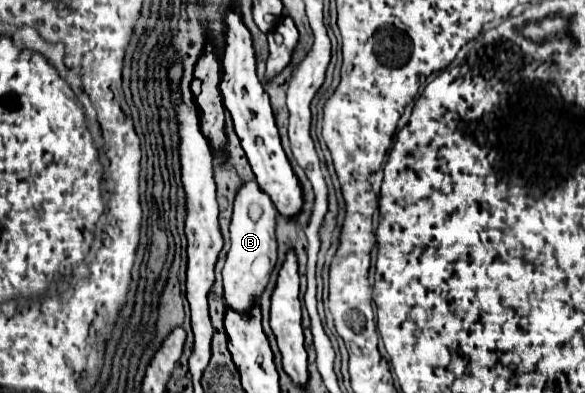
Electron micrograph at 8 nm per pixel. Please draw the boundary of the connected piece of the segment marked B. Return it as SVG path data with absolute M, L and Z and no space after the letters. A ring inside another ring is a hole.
M256 179L244 181L234 197L234 207L232 207L232 221L230 221L230 249L226 251L226 263L222 269L222 279L224 279L224 299L232 309L238 309L240 313L246 313L254 301L260 299L270 273L276 265L276 237L274 237L274 227L276 227L276 207L272 199L258 187ZM258 203L262 207L262 217L258 221L252 221L248 217L248 205Z

